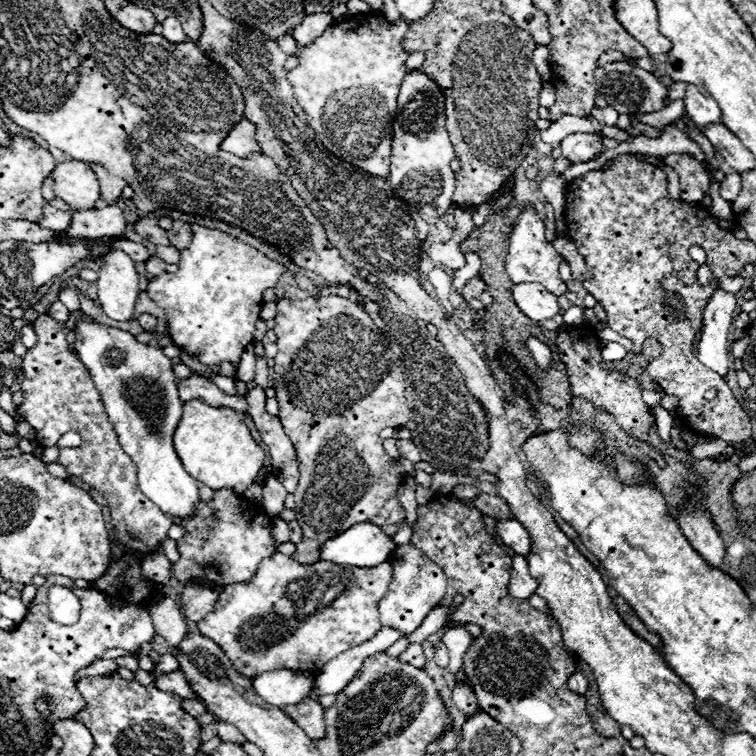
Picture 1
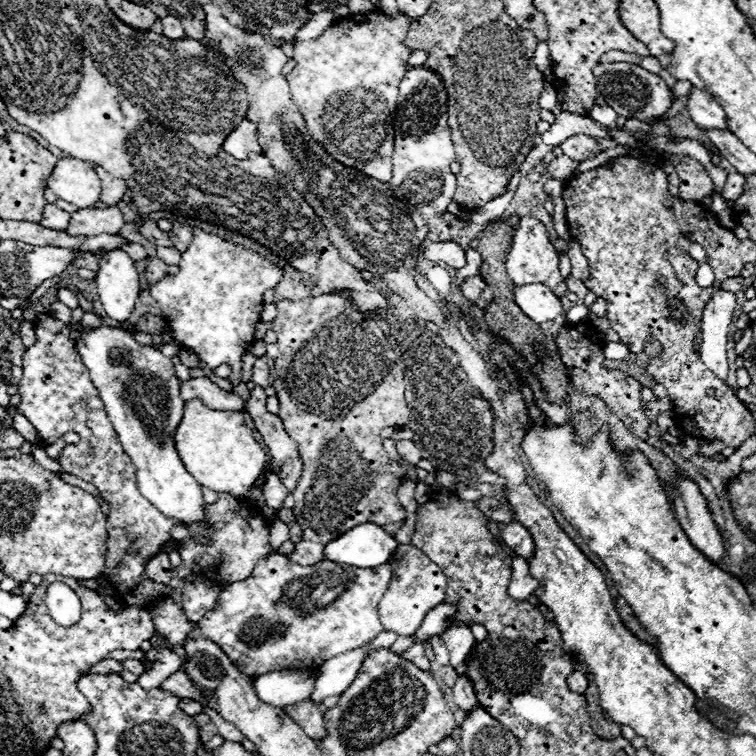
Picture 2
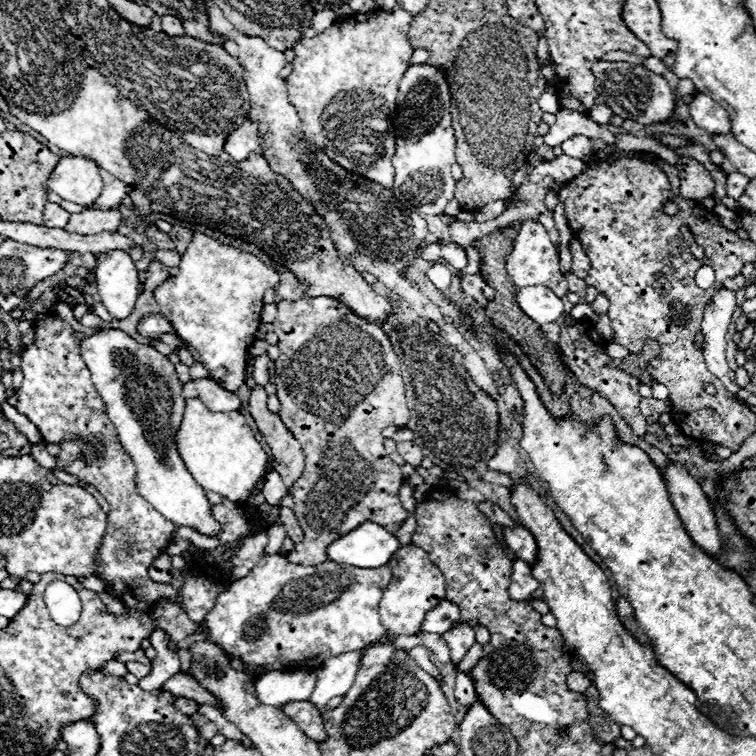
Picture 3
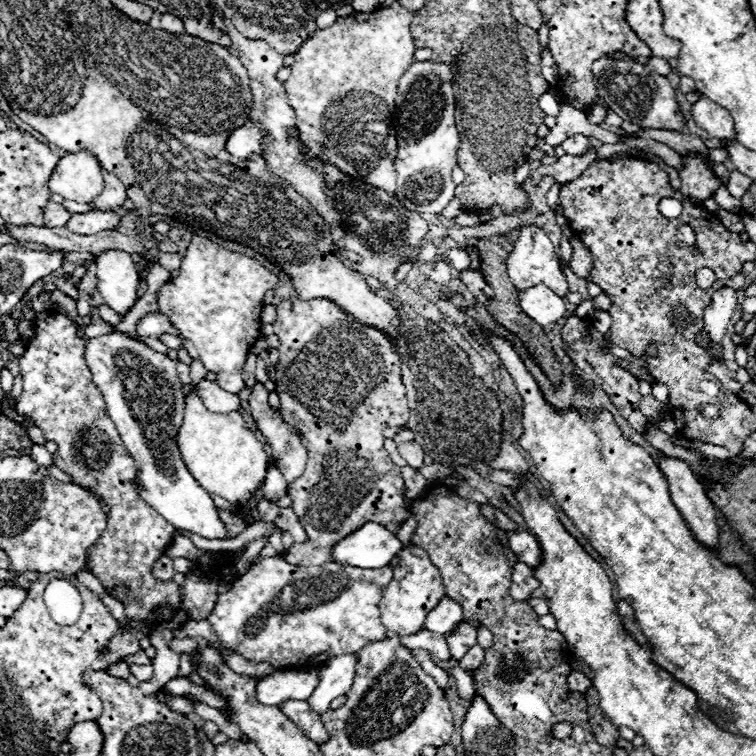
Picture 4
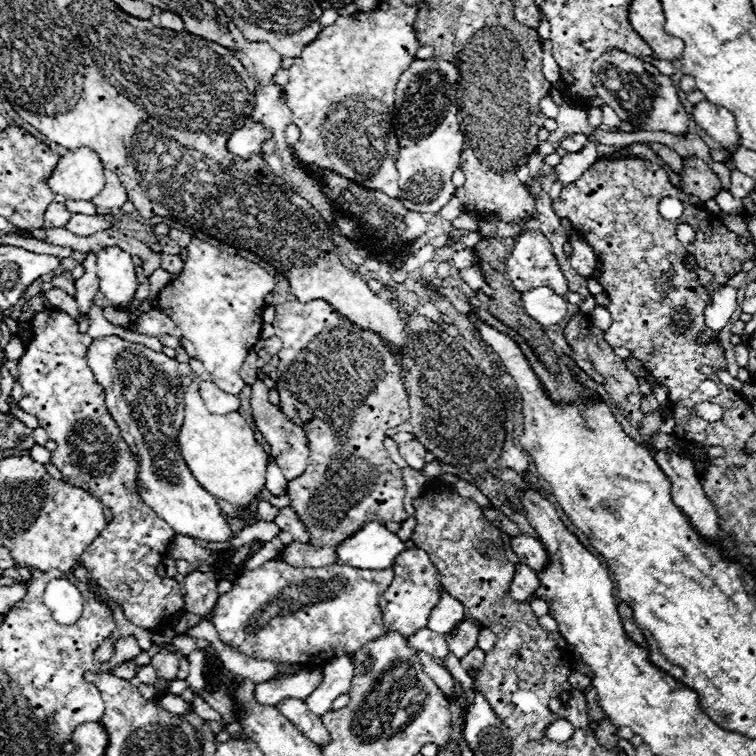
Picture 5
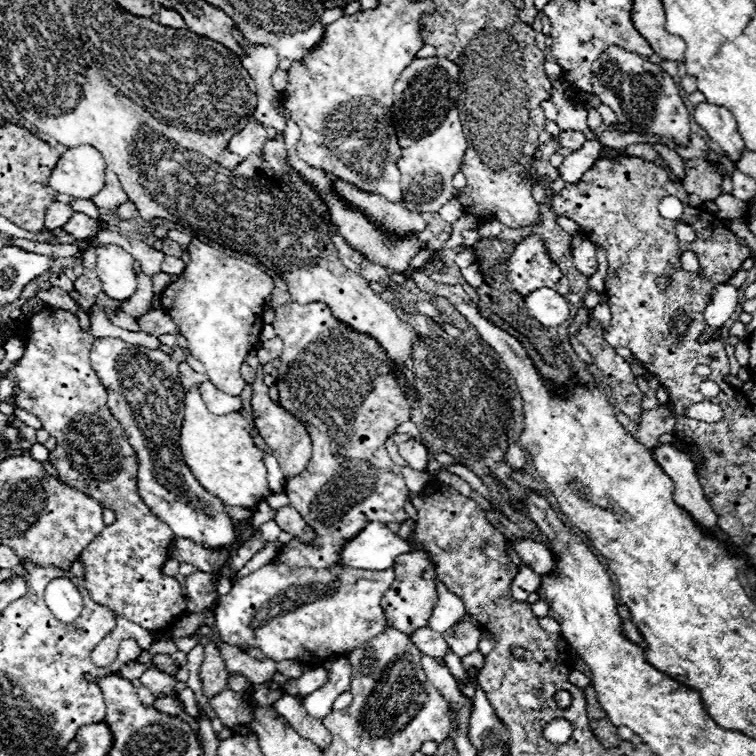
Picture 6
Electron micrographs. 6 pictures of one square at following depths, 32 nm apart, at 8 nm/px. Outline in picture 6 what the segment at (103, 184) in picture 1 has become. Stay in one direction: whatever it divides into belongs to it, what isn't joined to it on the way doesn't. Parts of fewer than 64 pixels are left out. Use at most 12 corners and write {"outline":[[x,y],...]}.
{"outline":[[106,170],[106,184],[92,202],[100,210],[126,202],[116,174]]}

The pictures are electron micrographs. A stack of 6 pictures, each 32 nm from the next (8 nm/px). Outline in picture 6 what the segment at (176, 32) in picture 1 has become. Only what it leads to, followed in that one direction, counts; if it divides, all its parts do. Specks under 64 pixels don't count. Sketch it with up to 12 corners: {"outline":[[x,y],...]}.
{"outline":[[160,10],[160,24],[174,26],[186,26],[182,16],[174,10]]}

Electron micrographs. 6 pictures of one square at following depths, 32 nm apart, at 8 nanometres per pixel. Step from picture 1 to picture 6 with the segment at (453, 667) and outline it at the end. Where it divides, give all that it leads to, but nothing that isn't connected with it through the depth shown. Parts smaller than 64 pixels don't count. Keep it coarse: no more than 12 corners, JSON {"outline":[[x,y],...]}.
{"outline":[[464,620],[444,638],[456,656],[464,658],[480,642],[480,626]]}

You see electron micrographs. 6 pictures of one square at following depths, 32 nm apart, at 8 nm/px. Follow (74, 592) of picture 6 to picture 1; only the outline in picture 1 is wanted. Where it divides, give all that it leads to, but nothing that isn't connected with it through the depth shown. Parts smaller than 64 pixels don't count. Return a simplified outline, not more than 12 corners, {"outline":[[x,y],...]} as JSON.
{"outline":[[64,586],[49,589],[48,608],[60,624],[80,616],[78,598]]}

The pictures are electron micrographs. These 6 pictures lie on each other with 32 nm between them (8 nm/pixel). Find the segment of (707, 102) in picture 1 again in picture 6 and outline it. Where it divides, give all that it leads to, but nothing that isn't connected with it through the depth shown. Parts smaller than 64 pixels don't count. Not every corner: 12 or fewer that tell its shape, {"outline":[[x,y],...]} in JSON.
{"outline":[[710,102],[692,118],[736,162],[744,142],[734,116]]}

